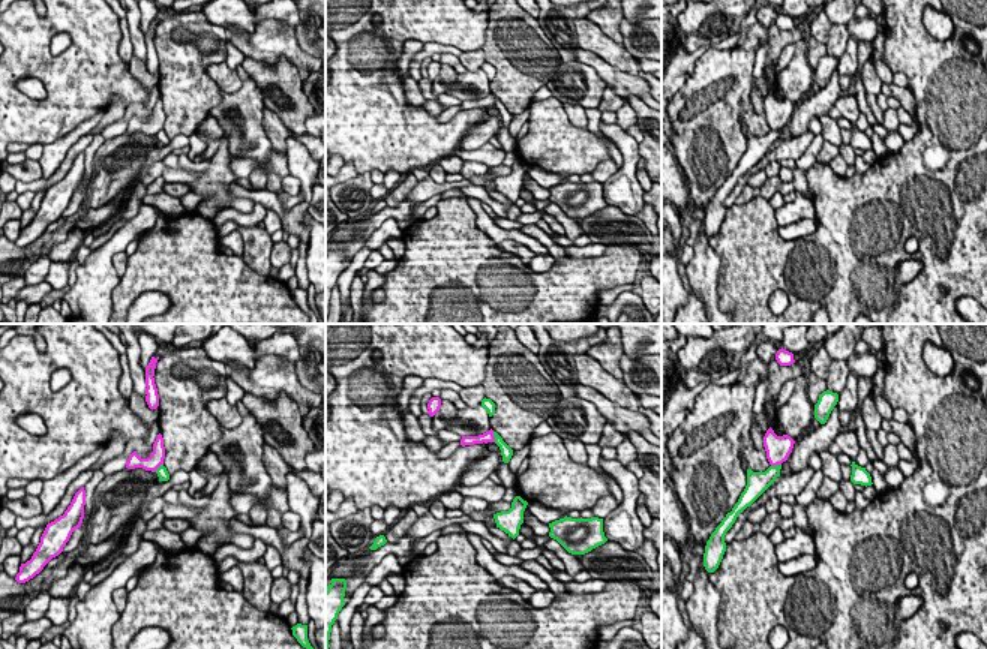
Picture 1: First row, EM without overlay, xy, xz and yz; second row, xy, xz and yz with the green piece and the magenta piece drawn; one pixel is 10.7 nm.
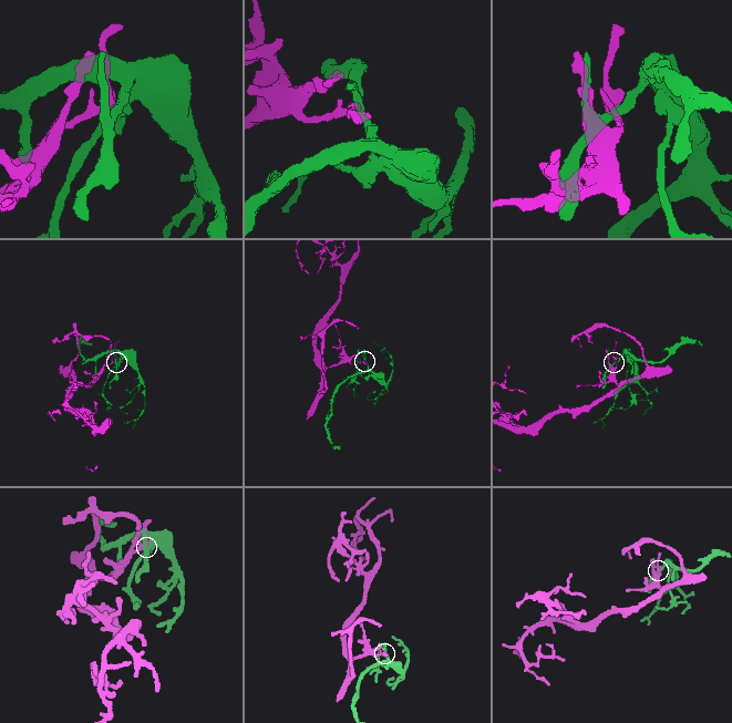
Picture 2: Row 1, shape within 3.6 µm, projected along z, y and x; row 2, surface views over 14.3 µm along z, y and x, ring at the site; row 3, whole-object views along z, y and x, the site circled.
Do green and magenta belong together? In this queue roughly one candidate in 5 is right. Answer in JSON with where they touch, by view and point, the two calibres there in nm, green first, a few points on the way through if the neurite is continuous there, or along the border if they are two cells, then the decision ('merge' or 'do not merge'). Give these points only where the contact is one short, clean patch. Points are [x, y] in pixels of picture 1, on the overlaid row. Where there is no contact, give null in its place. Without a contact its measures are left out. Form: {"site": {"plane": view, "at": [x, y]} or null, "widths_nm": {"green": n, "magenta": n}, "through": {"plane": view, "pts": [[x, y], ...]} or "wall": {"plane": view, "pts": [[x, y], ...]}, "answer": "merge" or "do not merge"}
{"site": {"plane": "xz", "at": [494, 435]}, "widths_nm": {"green": 130, "magenta": 120}, "wall": {"plane": "xz", "pts": [[492, 432], [495, 441]]}, "answer": "do not merge"}

